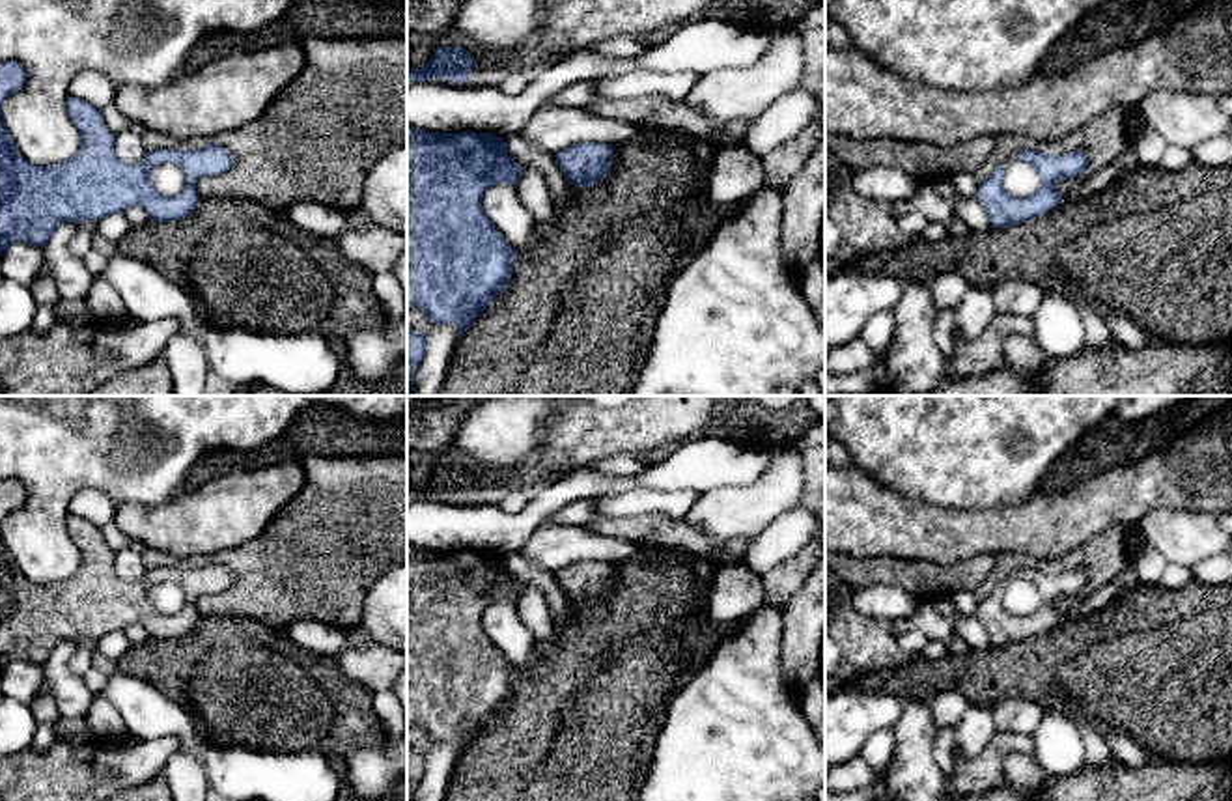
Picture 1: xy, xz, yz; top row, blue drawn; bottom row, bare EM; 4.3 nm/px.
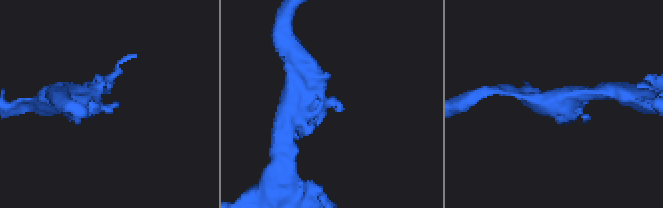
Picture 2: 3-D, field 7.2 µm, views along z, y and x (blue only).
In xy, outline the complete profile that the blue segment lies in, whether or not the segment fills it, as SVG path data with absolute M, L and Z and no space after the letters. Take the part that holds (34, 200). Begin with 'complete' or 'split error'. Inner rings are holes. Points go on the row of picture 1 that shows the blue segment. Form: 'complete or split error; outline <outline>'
complete; outline M69 95L65 110L82 136L82 146L69 161L52 166L30 164L0 121L0 254L15 241L43 248L63 222L99 222L129 205L140 205L153 222L183 220L202 200L196 181L233 166L233 155L211 142L202 149L147 151L142 162L129 164L114 153L114 134L99 108ZM166 162L177 164L187 179L185 189L174 196L161 194L151 183L151 172Z

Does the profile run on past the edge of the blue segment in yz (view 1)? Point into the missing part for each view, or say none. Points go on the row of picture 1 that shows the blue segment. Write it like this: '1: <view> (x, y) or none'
1: none

